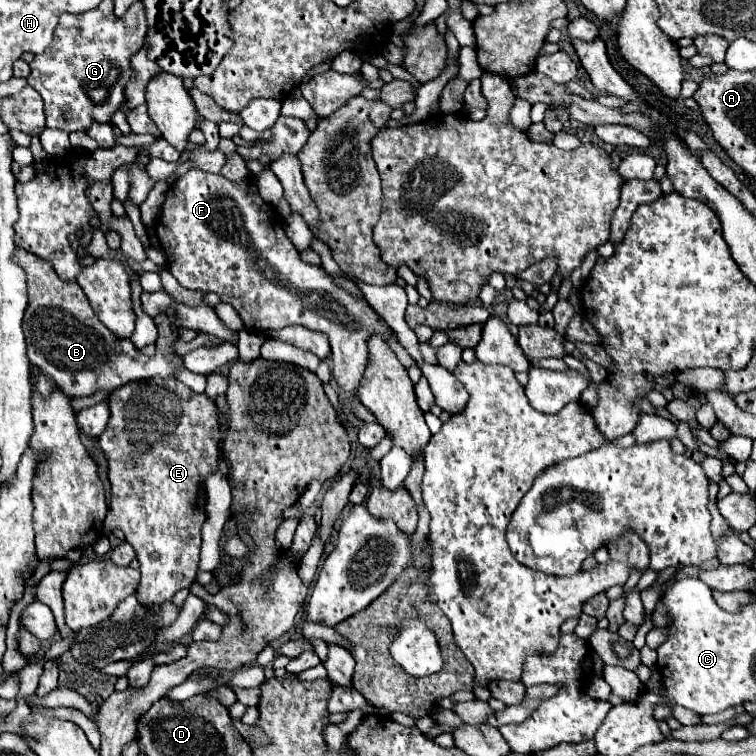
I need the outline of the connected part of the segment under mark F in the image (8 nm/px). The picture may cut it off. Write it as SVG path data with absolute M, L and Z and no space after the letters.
M189 170L169 188L157 230L159 244L177 282L187 290L219 294L223 302L231 304L239 312L245 328L279 330L283 326L297 324L327 334L331 344L331 374L345 392L357 392L359 388L363 372L369 364L367 342L373 336L381 336L385 342L389 342L393 336L393 330L363 298L357 298L345 288L337 286L321 266L305 264L299 258L299 252L281 226L279 214L273 206L263 202L253 178L233 182L221 174Z

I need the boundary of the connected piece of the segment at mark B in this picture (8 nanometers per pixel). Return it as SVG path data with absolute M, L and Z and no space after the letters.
M17 248L15 260L25 270L25 278L27 278L27 298L29 298L29 302L27 302L25 316L23 316L23 334L25 334L25 342L27 342L27 358L33 366L41 368L41 372L47 374L57 384L57 388L61 392L65 392L69 398L91 396L99 390L113 392L115 388L121 388L123 384L153 378L153 376L171 378L171 376L175 376L177 366L183 366L183 358L177 356L177 354L173 354L173 358L167 360L167 352L173 352L173 342L177 338L177 328L169 324L169 318L165 314L155 316L155 324L159 328L157 354L153 358L149 358L143 352L139 352L133 346L131 340L121 340L113 332L109 332L109 328L105 328L101 324L101 320L97 318L97 314L91 310L89 300L83 296L81 288L75 282L63 282L57 276L57 272L53 270L51 262L41 260L39 256L33 256L31 252L25 252L23 248Z

